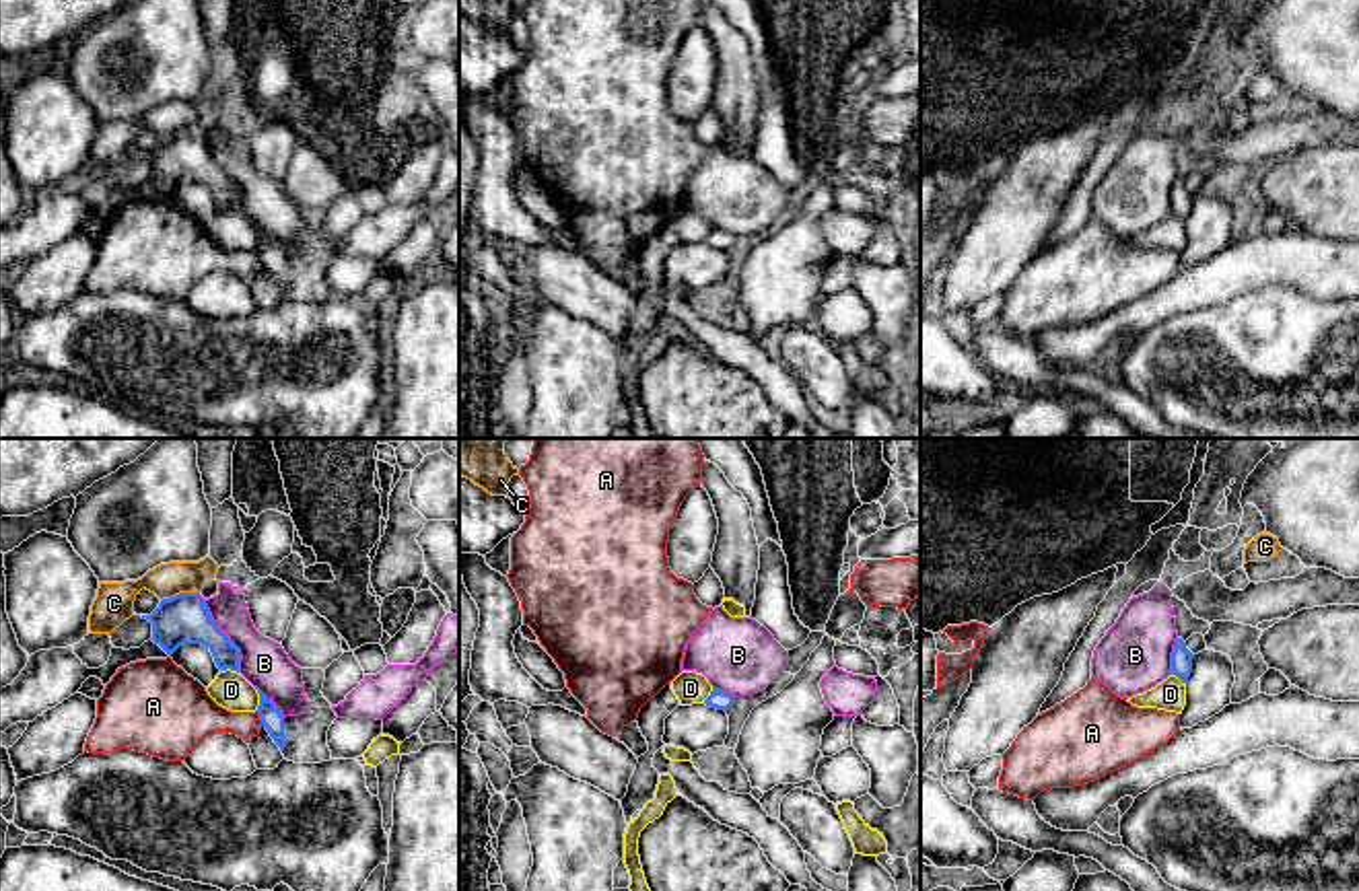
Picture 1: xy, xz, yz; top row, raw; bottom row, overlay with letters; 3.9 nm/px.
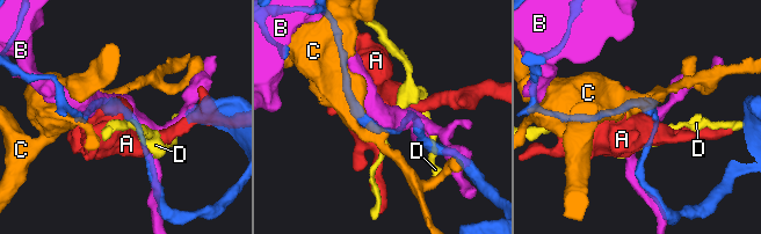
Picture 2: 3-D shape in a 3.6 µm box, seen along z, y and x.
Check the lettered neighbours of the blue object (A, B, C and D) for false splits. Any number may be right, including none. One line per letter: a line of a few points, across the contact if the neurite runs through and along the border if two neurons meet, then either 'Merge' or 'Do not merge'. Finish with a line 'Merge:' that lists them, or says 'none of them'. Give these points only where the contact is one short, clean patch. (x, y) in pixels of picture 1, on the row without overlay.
A: Do not merge
B: Do not merge
C: Do not merge
D: Line: xy (254, 227), (258, 247). Do not merge
Merge: none of them

